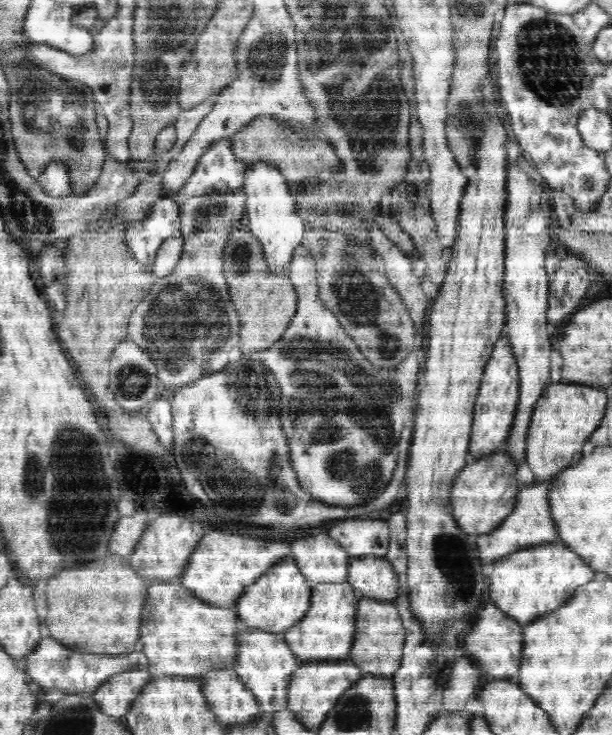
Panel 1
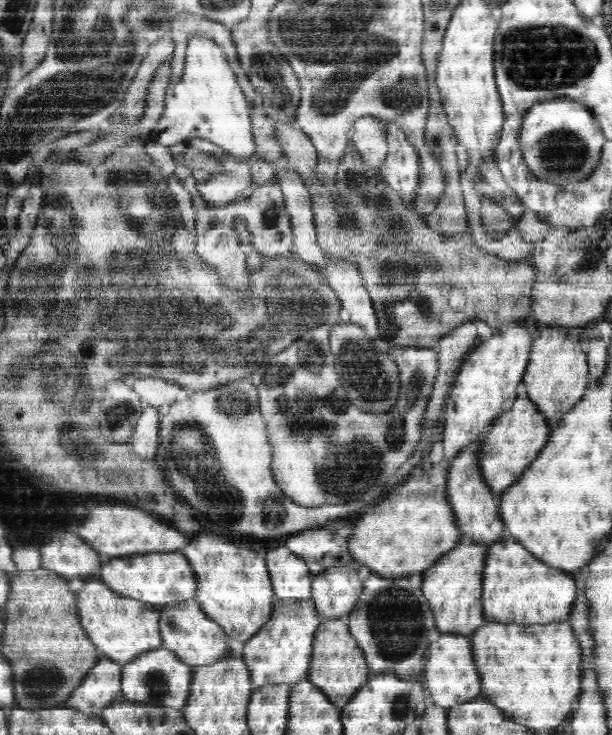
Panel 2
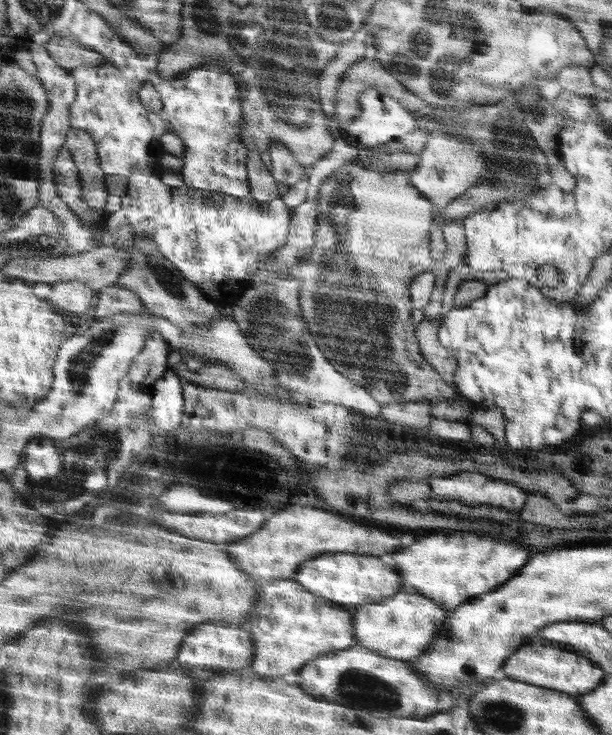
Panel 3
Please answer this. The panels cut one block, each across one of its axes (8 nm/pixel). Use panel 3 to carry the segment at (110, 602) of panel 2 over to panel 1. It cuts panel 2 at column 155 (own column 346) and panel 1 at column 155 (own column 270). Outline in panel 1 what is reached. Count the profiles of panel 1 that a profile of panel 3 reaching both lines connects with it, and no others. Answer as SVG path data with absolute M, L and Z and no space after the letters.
M179 581L153 582L146 610L141 614L140 640L152 677L198 677L213 670L231 668L238 657L239 617L234 609L204 602Z

